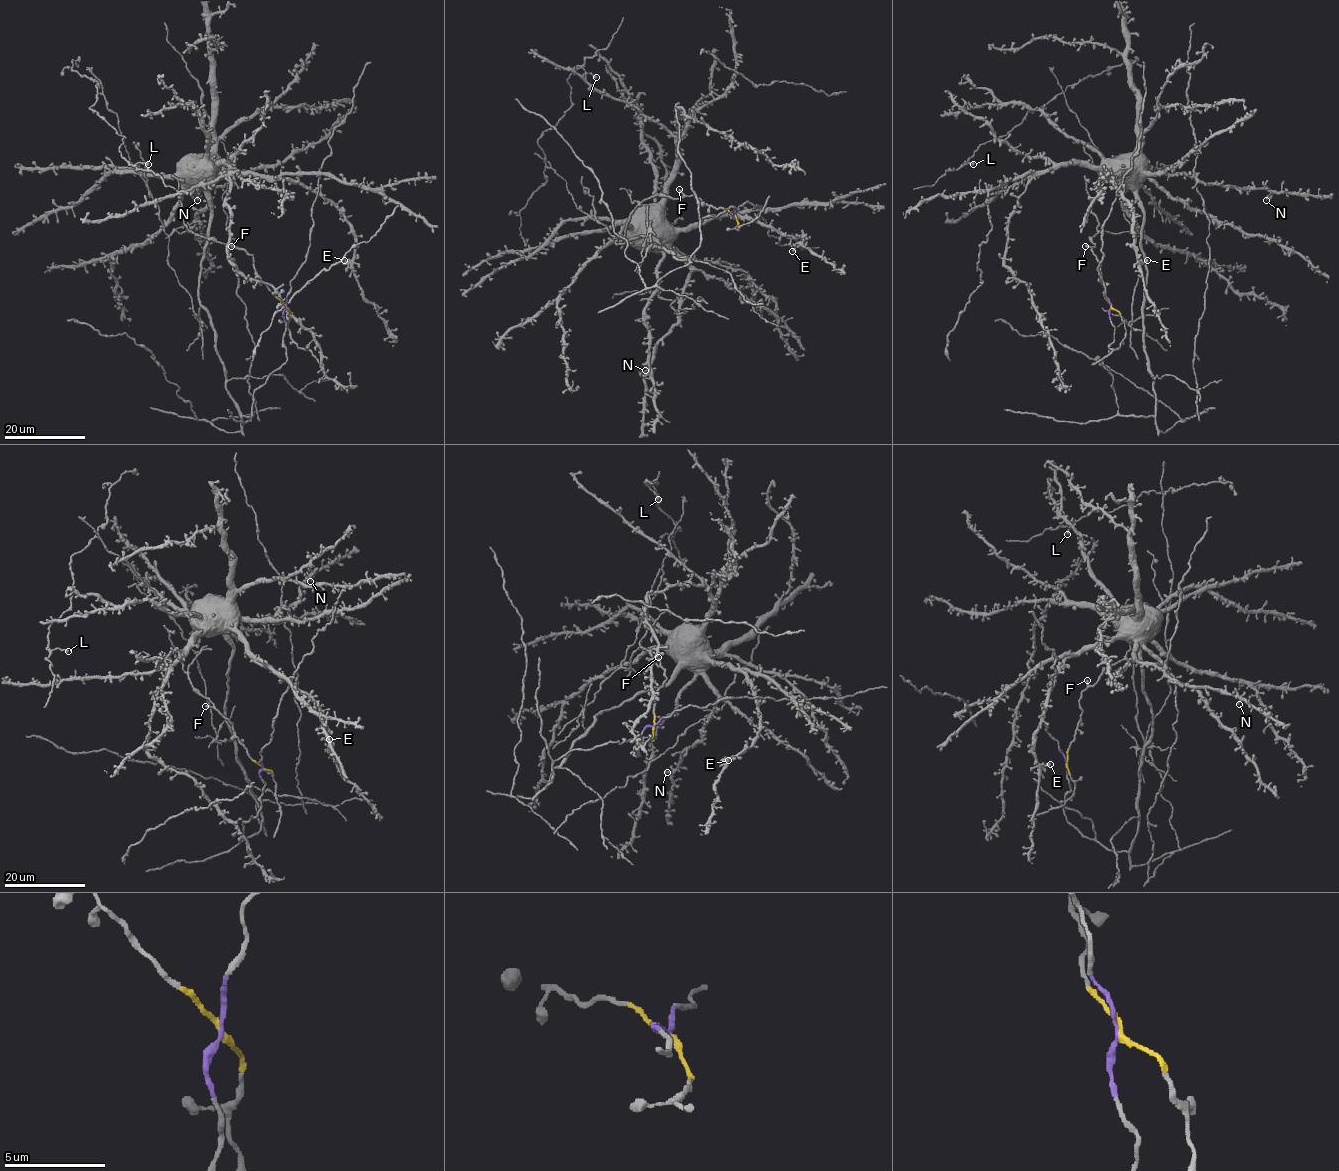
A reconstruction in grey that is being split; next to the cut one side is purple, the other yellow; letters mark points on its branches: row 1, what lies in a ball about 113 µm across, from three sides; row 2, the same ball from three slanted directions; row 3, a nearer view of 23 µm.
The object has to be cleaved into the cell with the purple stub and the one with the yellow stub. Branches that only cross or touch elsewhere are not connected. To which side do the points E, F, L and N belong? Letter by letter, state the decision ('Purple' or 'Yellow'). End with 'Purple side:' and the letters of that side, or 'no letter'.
E: Purple
F: Yellow
L: Yellow
N: Purple
Purple side: E, N

